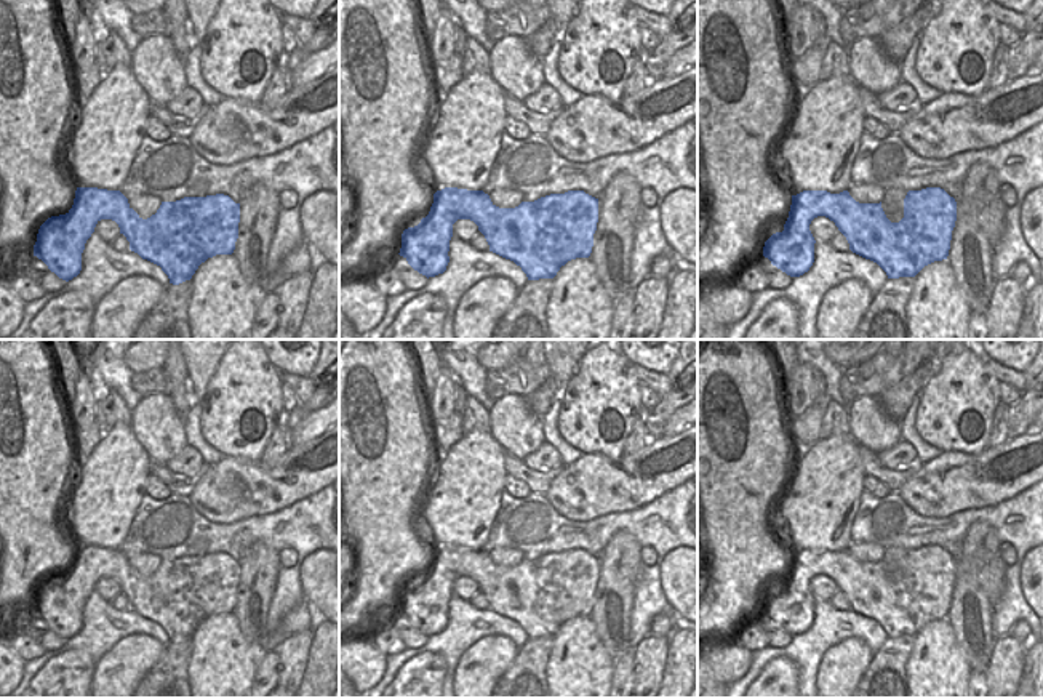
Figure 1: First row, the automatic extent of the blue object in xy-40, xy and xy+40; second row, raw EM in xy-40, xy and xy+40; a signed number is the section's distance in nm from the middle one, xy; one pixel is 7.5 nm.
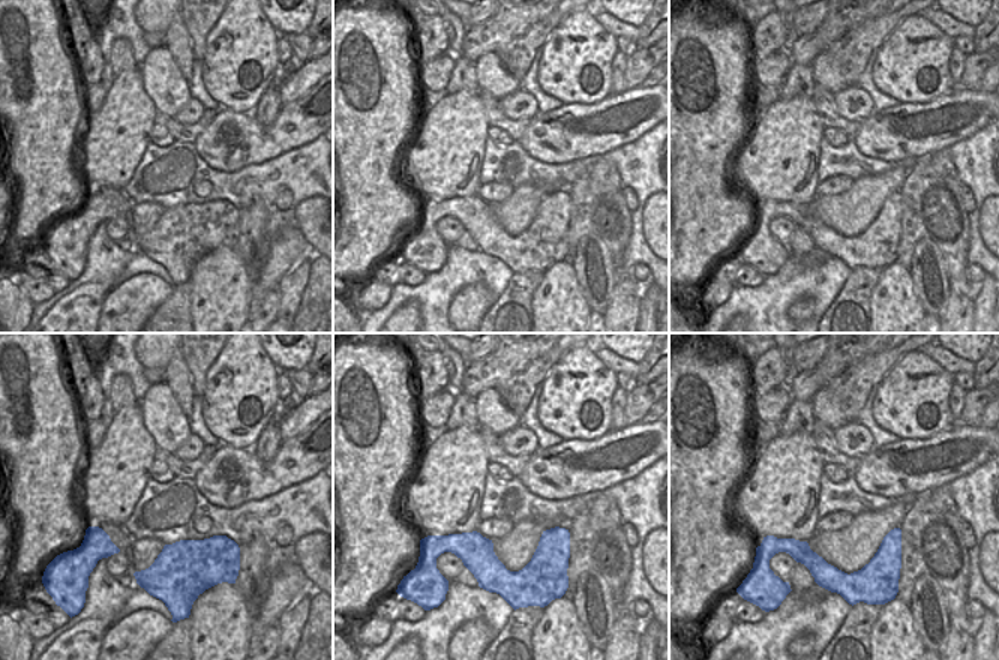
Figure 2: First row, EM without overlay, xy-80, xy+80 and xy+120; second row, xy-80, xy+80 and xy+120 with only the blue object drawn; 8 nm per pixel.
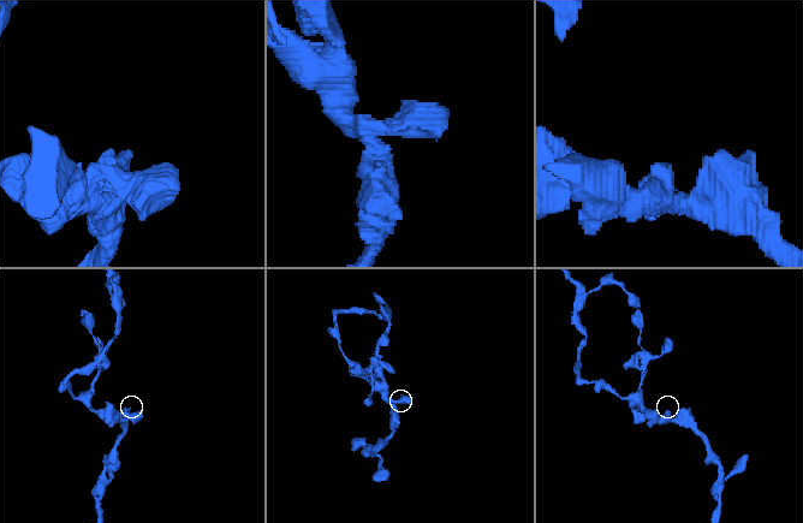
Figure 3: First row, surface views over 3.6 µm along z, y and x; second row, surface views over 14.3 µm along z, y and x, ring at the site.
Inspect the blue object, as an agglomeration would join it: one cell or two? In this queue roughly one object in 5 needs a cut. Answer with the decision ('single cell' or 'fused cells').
single cell

